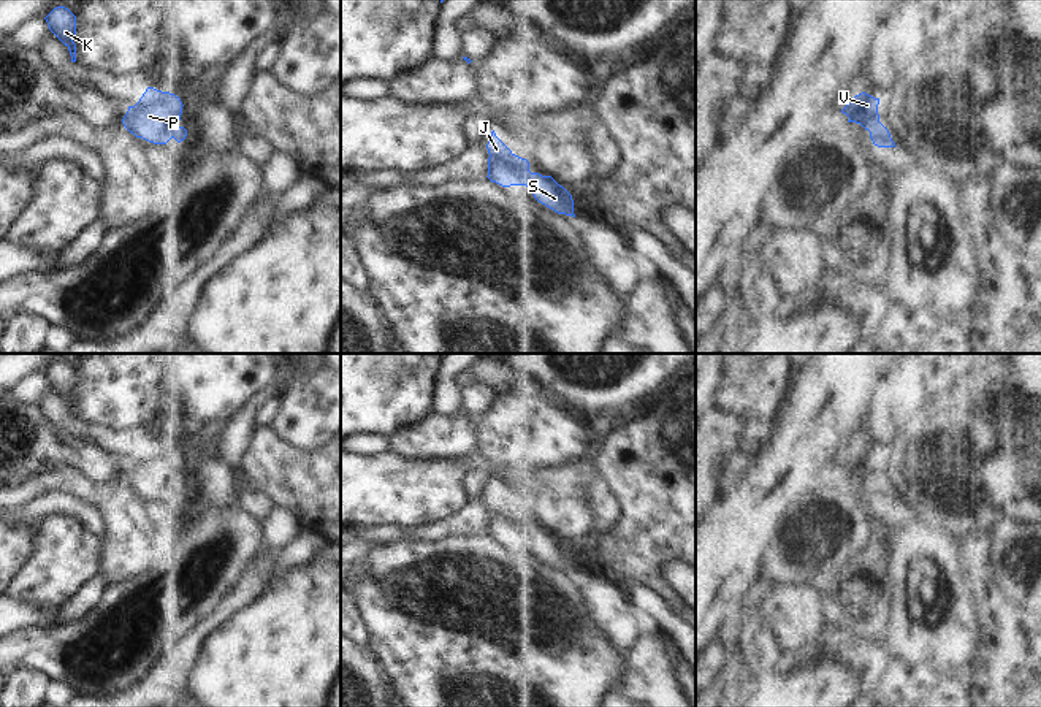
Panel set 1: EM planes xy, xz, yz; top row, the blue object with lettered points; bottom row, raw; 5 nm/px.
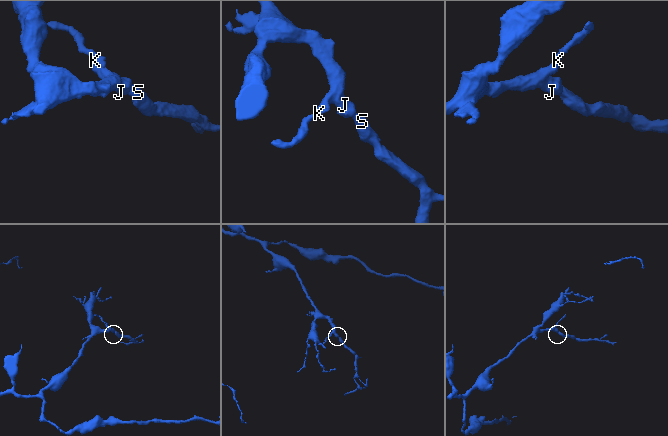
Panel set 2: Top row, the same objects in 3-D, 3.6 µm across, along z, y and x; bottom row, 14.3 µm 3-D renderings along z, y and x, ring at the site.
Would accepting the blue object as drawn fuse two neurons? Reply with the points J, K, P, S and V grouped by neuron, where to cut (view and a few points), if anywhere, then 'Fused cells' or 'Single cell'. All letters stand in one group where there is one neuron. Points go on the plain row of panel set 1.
Groups: J K P S V. No split. Single cell

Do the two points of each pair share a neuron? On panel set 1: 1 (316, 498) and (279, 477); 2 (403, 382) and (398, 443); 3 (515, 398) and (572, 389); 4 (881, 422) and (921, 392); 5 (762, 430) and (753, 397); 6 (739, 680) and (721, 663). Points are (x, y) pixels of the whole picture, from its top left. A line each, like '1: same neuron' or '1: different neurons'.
1: same neuron
2: different neurons
3: different neurons
4: same neuron
5: different neurons
6: different neurons

